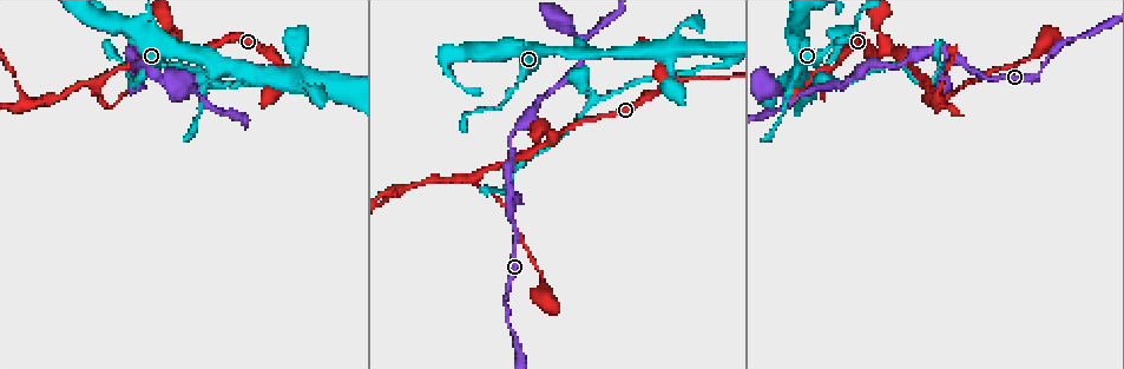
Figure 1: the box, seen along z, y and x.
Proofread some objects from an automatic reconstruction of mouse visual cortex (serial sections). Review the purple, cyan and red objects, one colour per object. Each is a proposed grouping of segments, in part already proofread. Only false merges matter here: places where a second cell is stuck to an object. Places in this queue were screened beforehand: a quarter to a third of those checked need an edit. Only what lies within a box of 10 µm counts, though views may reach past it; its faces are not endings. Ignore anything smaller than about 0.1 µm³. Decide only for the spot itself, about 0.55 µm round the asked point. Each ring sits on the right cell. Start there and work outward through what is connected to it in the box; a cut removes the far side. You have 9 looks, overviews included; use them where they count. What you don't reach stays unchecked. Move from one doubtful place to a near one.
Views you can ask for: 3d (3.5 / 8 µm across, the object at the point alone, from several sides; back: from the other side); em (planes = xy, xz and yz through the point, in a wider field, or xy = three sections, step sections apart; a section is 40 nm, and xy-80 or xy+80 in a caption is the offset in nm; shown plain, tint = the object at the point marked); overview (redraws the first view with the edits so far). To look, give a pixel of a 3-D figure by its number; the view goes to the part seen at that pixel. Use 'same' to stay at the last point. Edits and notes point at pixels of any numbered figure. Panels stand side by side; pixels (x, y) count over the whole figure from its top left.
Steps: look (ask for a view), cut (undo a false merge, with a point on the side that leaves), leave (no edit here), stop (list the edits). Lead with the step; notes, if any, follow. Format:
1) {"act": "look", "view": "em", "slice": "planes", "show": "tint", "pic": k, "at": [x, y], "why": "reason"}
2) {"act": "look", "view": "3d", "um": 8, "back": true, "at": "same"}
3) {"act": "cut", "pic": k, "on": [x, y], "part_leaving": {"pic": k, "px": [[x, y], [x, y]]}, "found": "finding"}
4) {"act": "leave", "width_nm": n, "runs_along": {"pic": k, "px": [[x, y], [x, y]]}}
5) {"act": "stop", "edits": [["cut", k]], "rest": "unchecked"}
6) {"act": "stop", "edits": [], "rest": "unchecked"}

{"act": "look", "view": "3d", "um": 3.5, "pic": 1, "at": [556, 136], "why": "thin neck"}

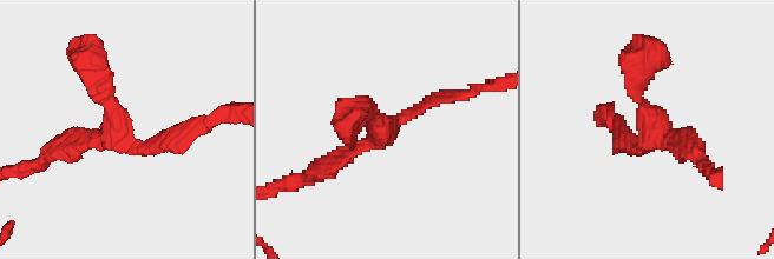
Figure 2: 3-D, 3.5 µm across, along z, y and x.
{"act": "look", "view": "em", "slice": "xy", "step": 1, "show": "tint", "pic": 2, "at": [383, 130], "arms": 3, "arm_widths_nm": [200, 200, 200], "why": "now the EM"}

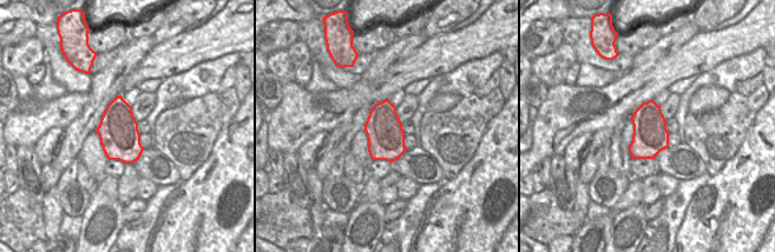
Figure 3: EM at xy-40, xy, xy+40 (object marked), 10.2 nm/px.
{"act": "leave", "runs_along": {"pic": 2, "px": [[450, 97], [406, 114], [319, 172]]}, "found": "continuous, no second cell"}

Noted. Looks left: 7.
{"act": "look", "view": "3d", "um": 3.5, "pic": 1, "at": [927, 82], "why": "sudden change in width"}

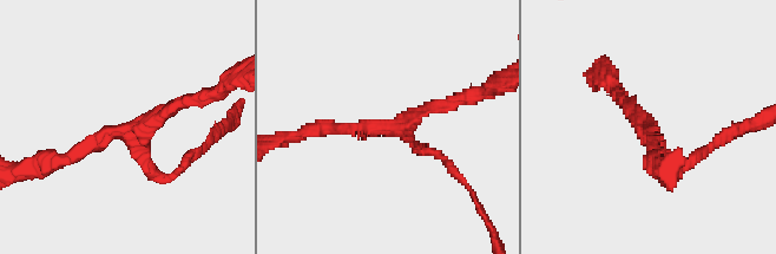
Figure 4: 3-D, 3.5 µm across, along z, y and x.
{"act": "look", "view": "em", "slice": "xy", "step": 2, "show": "tint", "pic": 4, "at": [650, 131], "arms": 3, "arm_widths_nm": [150, 150, 200]}

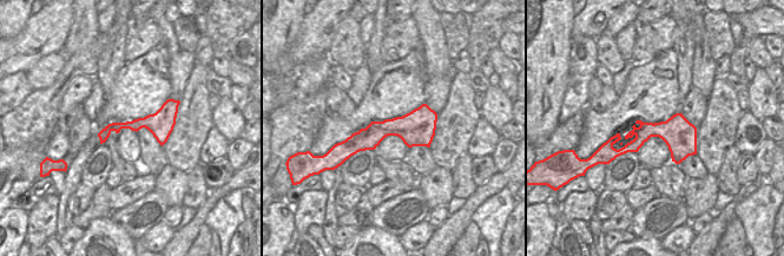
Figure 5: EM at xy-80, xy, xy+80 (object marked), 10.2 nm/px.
{"act": "leave", "runs_along": {"pic": 4, "px": [[620, 98], [671, 174], [684, 170]]}, "found": "continuous, no second cell"}

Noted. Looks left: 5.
{"act": "look", "view": "3d", "um": 3.5, "pic": 1, "at": [790, 102], "why": "a fork"}

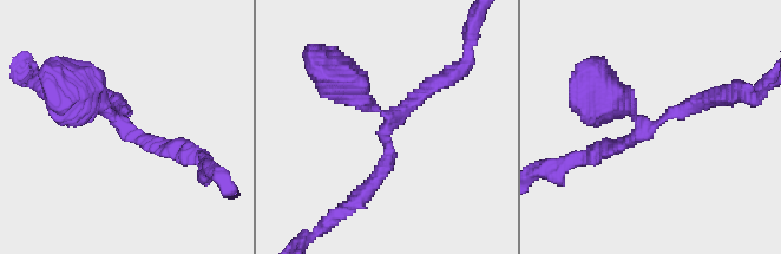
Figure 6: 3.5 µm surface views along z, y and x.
{"act": "leave", "arms": 3, "runs_along": {"pic": 6, "px": [[373, 184], [387, 163], [387, 117], [336, 78]]}, "found": "one cell here"}

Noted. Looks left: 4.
{"act": "look", "view": "3d", "um": 3.5, "pic": 1, "at": [725, 63], "why": "sharp bend"}

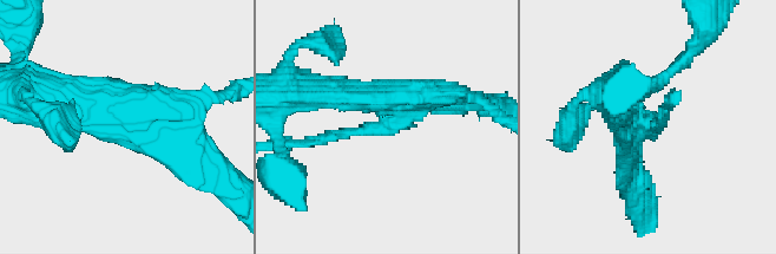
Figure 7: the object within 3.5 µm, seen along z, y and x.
{"act": "look", "view": "em", "slice": "xy", "step": 5, "show": "tint", "pic": 7, "at": [382, 127], "arms": 3, "arm_widths_nm": [150, 350, 400], "why": "shape alone is not enough"}

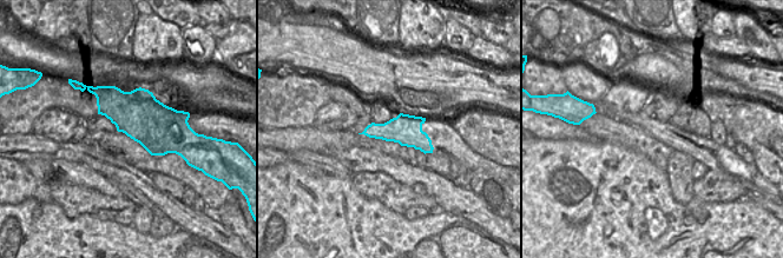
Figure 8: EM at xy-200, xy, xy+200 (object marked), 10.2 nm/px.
{"act": "cut", "pic": 7, "on": [337, 134], "part_leaving": {"pic": 7, "px": [[392, 122], [385, 128], [294, 143]]}, "found": "a second cell is stuck on"}

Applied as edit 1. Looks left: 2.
{"act": "stop", "edits": [["cut", 7]], "rest": "unchecked"}

